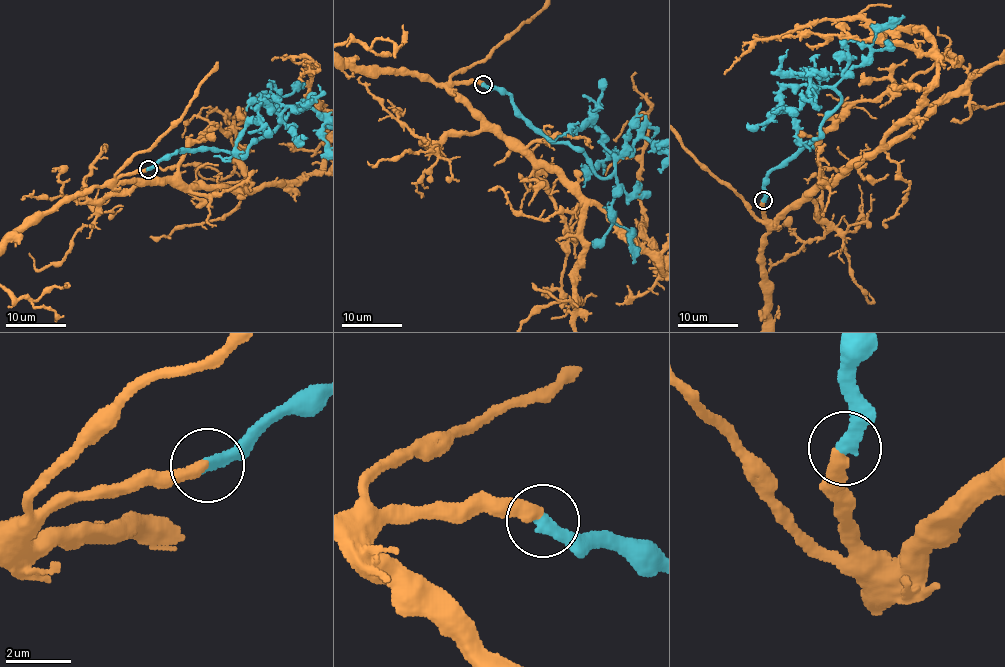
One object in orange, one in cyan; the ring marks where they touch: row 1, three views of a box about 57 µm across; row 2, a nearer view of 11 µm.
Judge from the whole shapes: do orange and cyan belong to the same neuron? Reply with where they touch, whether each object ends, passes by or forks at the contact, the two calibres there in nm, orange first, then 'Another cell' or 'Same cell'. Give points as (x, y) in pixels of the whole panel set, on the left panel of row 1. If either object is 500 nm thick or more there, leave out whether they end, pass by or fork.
Place: (148, 169). At the ring orange ends. At the ring cyan ends. Thickness 420 nm (orange) against 400 nm. Same cell

